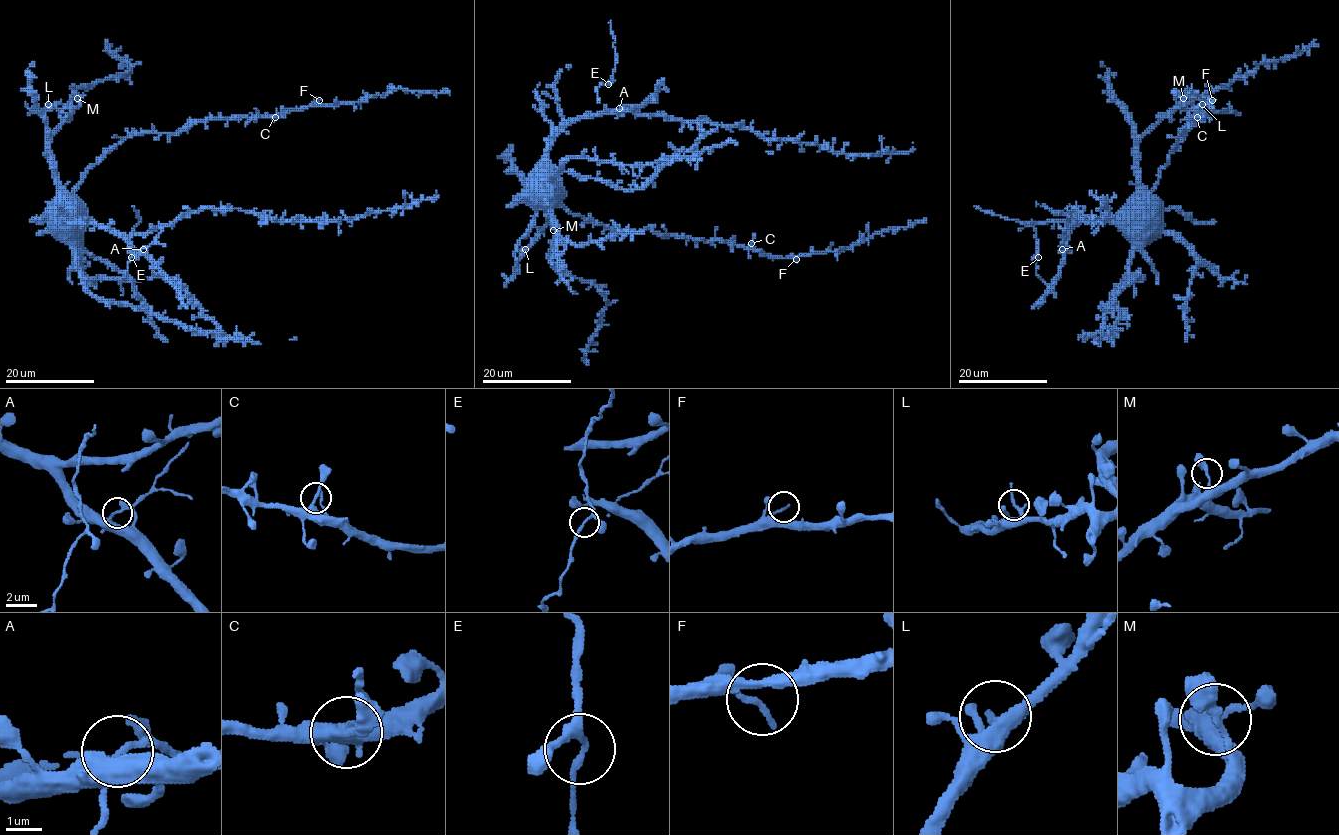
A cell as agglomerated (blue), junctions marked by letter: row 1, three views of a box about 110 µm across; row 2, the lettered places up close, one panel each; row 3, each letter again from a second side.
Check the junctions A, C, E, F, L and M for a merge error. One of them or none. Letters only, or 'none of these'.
A

